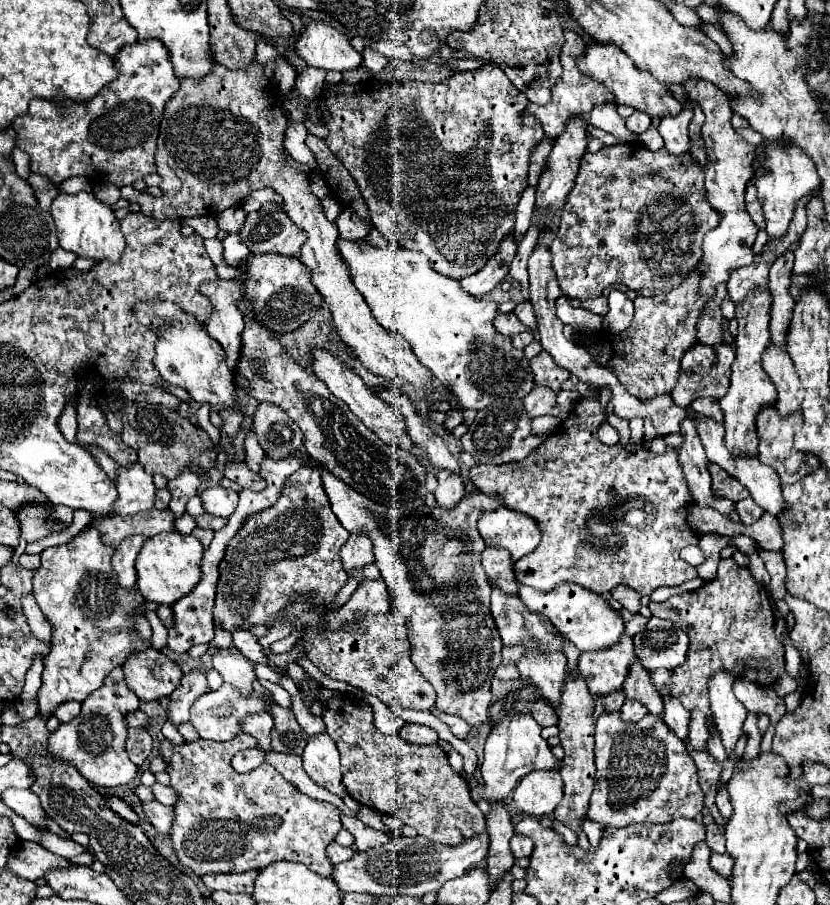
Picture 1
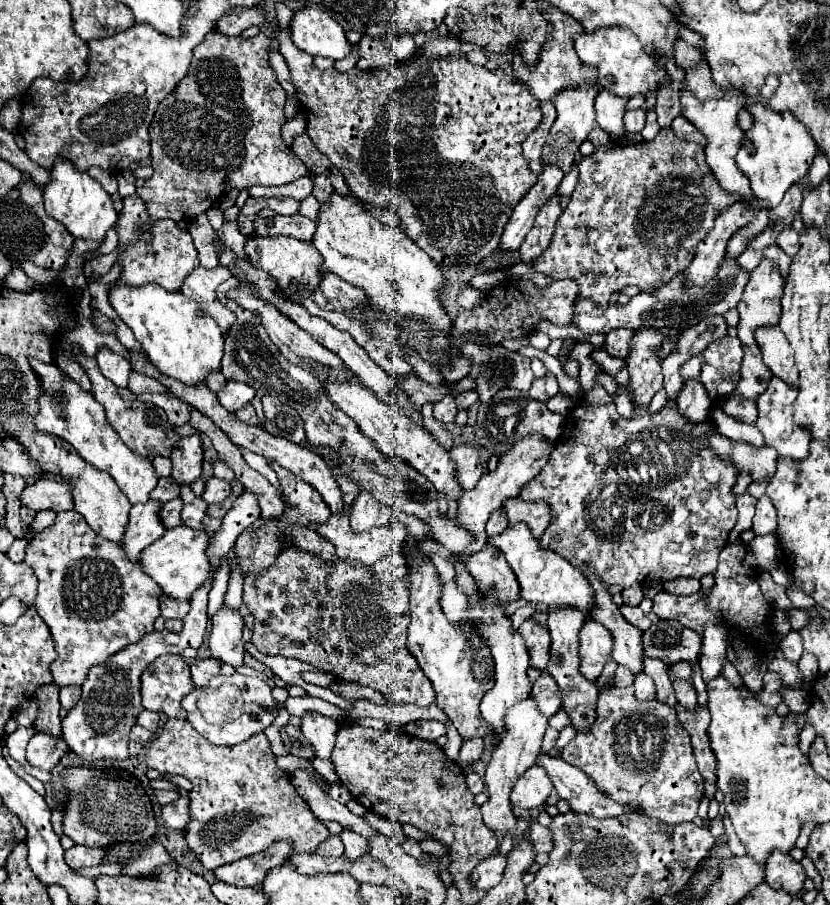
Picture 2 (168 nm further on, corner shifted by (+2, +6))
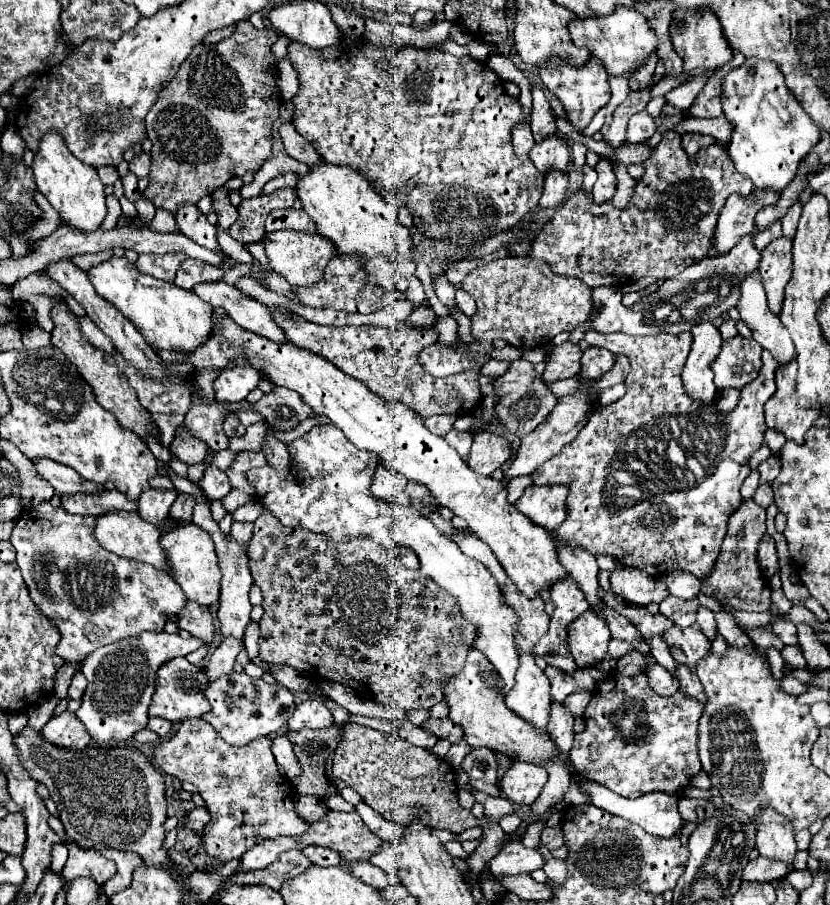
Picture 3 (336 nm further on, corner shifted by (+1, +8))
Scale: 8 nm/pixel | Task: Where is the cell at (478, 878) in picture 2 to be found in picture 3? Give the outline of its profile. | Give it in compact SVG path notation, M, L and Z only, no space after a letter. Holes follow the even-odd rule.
M519 841L507 843L501 851L491 859L491 873L495 877L517 875L517 873L531 873L543 867L543 857L539 851L521 847Z

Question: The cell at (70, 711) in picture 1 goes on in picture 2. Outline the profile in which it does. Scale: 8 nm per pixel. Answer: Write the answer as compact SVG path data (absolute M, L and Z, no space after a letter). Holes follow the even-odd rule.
M68 685L68 687L60 689L60 703L62 703L62 707L72 709L78 703L78 699L80 699L80 687Z

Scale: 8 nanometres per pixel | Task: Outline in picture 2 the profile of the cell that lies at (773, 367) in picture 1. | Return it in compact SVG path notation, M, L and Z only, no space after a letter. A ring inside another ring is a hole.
M780 327L756 329L756 343L760 345L764 363L772 371L772 375L780 377L782 381L790 385L798 383L798 369L794 365L794 353Z

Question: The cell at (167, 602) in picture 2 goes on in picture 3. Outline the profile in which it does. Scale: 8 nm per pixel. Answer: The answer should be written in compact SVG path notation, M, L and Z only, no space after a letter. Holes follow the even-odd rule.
M189 601L175 617L177 627L189 631L191 635L211 643L213 637L213 619L211 619L211 611L205 605L199 605L195 601Z

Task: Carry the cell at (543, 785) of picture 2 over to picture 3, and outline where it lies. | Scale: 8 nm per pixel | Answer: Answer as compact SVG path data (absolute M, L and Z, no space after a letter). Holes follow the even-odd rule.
M533 763L513 765L501 779L501 789L507 799L517 805L531 805L547 781L547 771Z

